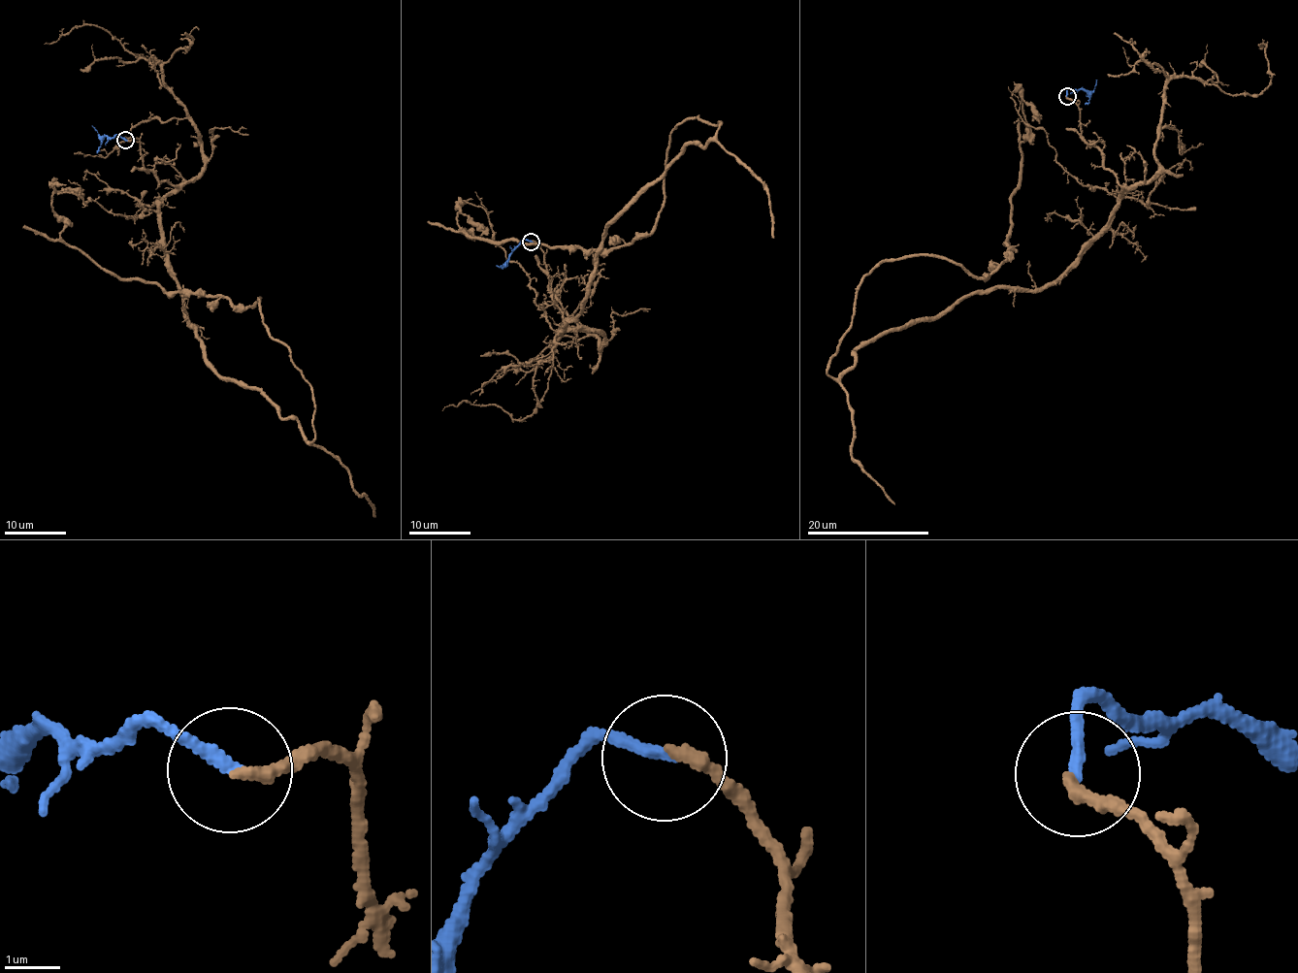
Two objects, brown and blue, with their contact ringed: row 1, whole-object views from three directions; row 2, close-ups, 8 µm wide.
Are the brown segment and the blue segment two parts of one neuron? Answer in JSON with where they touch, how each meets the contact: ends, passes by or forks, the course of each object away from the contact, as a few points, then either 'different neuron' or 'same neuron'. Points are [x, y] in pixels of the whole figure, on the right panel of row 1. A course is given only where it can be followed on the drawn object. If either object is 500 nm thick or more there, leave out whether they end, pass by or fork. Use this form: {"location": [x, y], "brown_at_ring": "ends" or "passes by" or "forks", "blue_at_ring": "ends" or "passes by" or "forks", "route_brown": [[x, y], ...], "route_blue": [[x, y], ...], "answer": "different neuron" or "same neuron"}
{"location": [1067, 96], "brown_at_ring": "ends", "blue_at_ring": "ends", "route_brown": [[1067, 95], [1114, 218], [1054, 281], [827, 372], [886, 260], [1006, 259], [1022, 101], [1040, 124]], "route_blue": [[1067, 95], [1069, 87], [1092, 91], [1096, 80]], "answer": "same neuron"}

